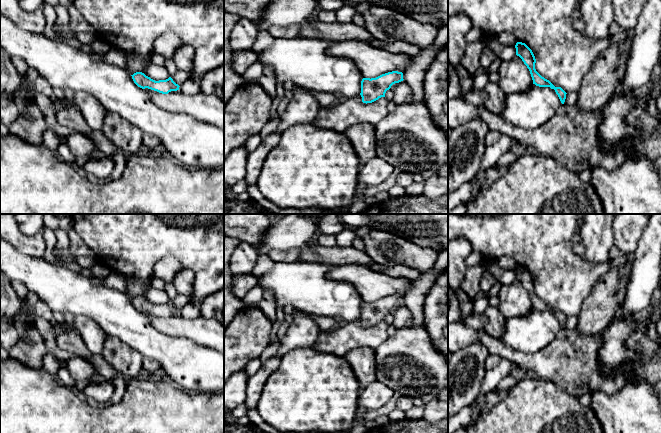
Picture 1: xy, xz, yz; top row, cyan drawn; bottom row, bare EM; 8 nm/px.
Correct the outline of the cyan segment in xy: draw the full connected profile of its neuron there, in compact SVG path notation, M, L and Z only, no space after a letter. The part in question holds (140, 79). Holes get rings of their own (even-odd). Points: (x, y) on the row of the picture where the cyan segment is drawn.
M136 72L131 76L138 87L142 89L148 88L162 94L168 94L171 91L177 90L188 95L194 95L201 92L199 81L194 78L189 78L179 86L171 77L166 80L155 81L142 72Z

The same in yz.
M517 42L515 45L516 55L519 56L524 64L530 71L533 84L539 87L550 87L554 89L556 94L558 95L562 104L564 104L566 99L566 92L561 87L555 87L549 80L542 77L535 69L536 59L532 52L532 50L522 42Z

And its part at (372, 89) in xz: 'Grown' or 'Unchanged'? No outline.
Grown

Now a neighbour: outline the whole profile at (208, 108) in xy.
M145 88L151 101L172 113L185 114L198 121L224 129L224 101L216 95L199 92L188 95L180 90L162 94Z

